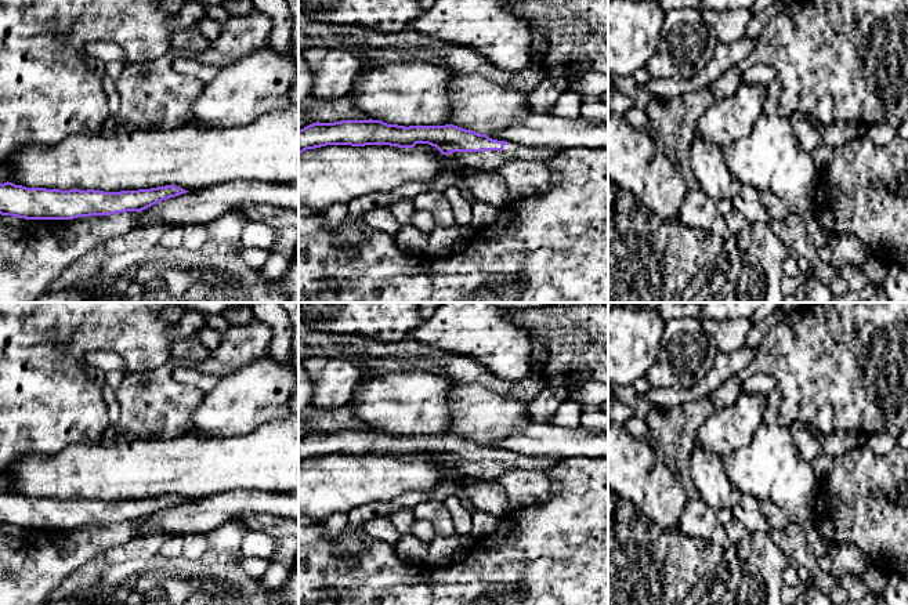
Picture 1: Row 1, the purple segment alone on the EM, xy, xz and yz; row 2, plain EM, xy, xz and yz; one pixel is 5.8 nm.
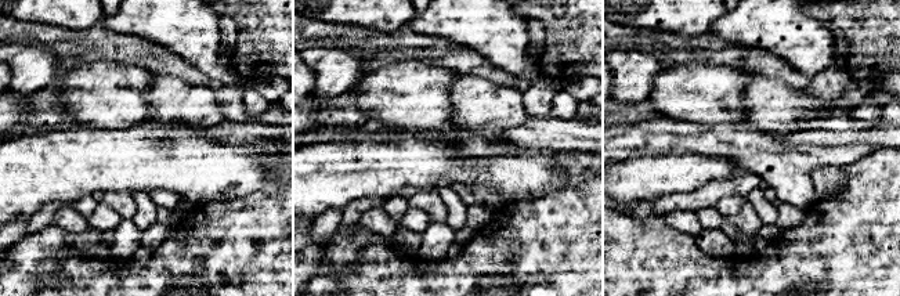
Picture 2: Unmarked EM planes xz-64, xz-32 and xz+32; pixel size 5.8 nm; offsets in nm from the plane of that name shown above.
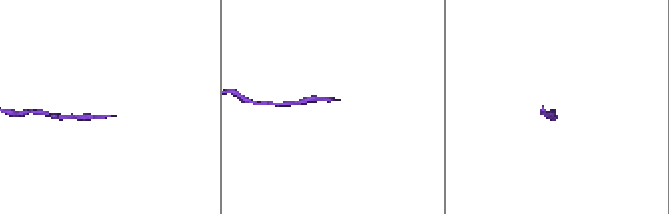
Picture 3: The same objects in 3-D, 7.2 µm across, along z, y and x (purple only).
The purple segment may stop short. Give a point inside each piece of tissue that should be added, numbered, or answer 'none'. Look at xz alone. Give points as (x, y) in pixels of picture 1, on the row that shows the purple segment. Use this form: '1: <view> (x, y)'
1: xz (480, 174)

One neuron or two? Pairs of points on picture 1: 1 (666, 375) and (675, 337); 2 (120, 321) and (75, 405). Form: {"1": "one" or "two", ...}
{"1": "one", "2": "one"}

